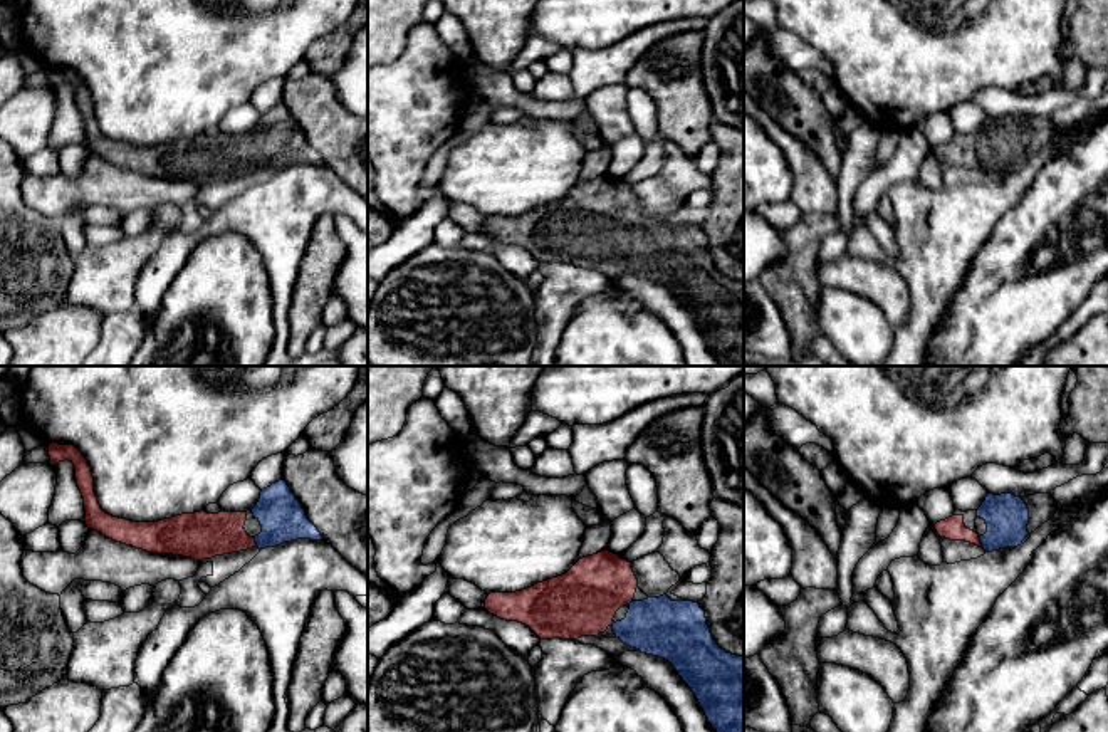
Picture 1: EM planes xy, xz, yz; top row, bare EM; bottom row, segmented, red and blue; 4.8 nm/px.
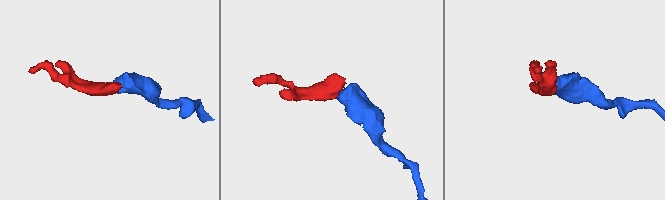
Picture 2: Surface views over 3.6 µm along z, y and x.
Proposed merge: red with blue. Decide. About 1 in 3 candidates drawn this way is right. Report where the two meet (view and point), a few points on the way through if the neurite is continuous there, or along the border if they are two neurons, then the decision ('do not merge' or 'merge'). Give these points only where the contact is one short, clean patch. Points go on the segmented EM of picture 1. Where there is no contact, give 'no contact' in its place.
meets red in yz at (979, 543); merge

